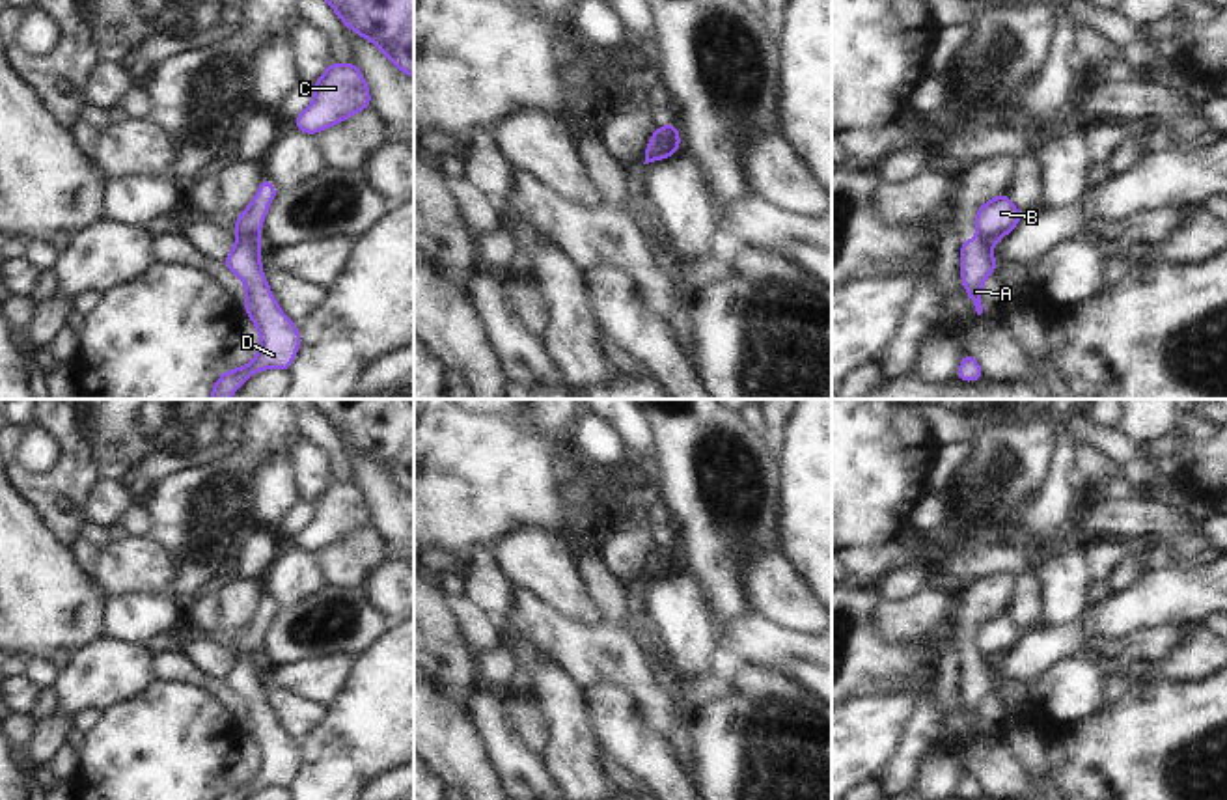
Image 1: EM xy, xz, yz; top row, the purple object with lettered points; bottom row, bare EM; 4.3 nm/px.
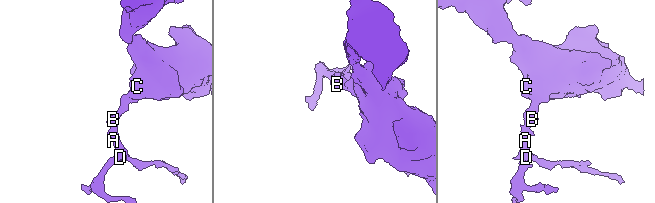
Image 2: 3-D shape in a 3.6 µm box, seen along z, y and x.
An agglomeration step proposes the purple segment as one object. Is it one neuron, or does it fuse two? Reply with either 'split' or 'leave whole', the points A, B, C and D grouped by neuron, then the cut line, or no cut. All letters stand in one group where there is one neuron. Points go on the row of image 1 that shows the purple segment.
split | A D / B C | xy (237, 234), (256, 237)

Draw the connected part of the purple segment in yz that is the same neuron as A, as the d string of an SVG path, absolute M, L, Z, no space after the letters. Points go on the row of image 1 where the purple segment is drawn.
M977 233L977 239L960 241L960 278L962 289L972 298L977 315L983 313L983 282L998 270L998 263L994 259L992 244L985 242Z

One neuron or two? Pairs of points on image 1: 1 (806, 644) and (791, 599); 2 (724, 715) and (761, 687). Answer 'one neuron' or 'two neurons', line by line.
1: two neurons
2: one neuron

